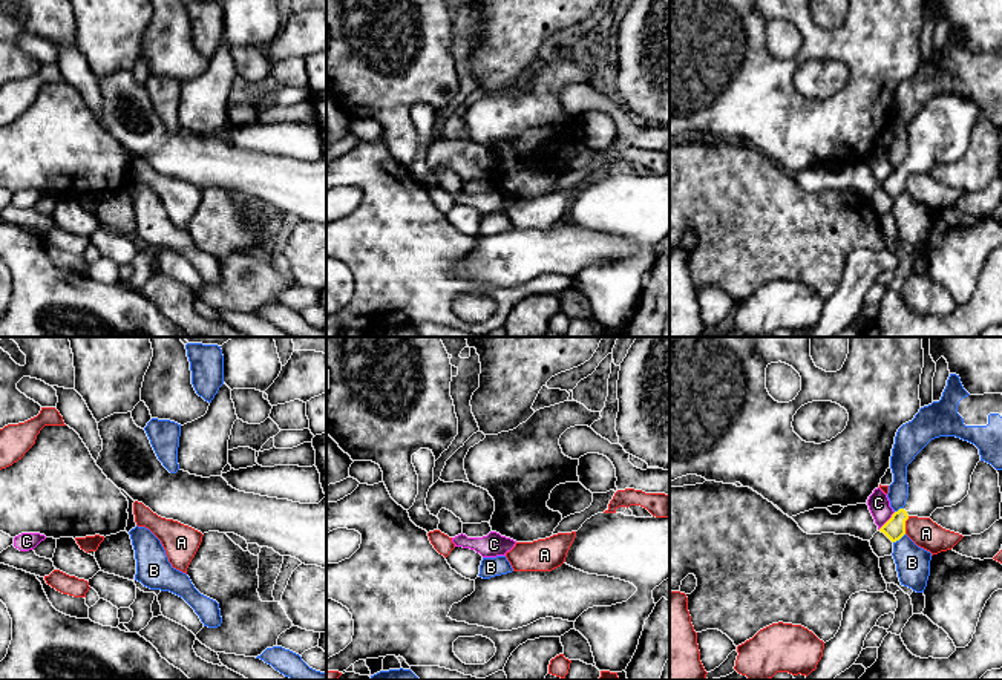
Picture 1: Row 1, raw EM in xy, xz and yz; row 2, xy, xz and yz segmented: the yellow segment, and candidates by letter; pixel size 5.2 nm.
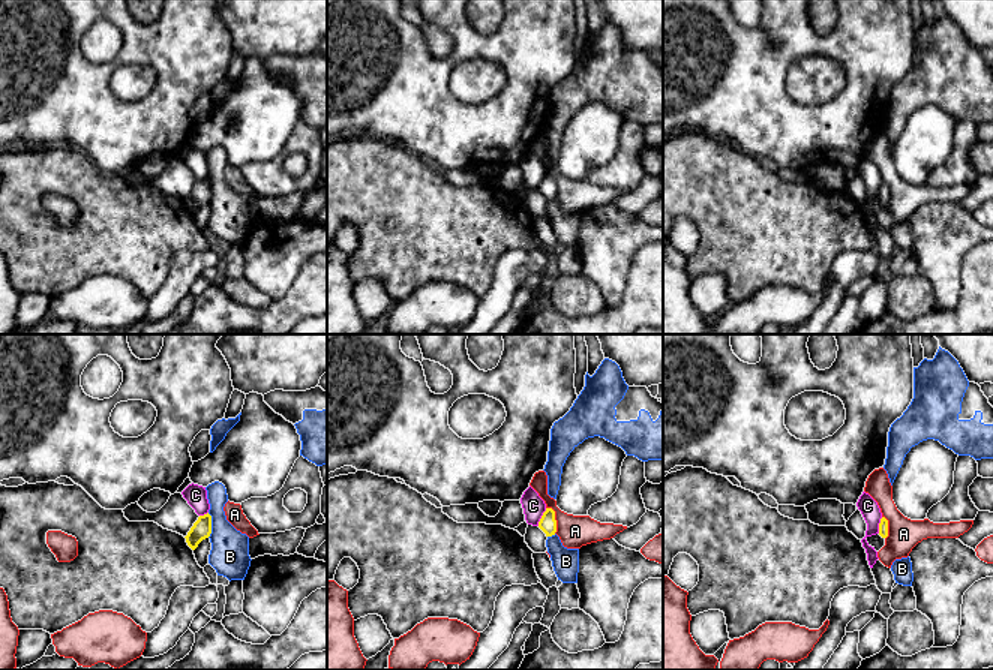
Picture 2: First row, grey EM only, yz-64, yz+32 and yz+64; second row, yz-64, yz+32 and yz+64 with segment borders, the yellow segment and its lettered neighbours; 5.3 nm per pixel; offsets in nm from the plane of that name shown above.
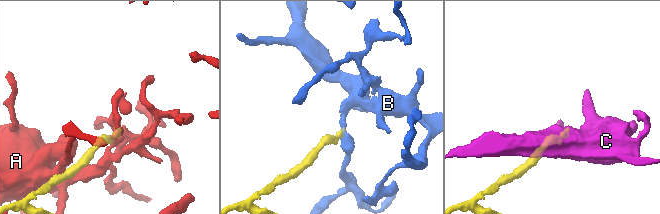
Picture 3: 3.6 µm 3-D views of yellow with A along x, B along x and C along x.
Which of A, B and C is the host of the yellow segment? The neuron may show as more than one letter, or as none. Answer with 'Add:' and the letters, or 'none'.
Add: none

